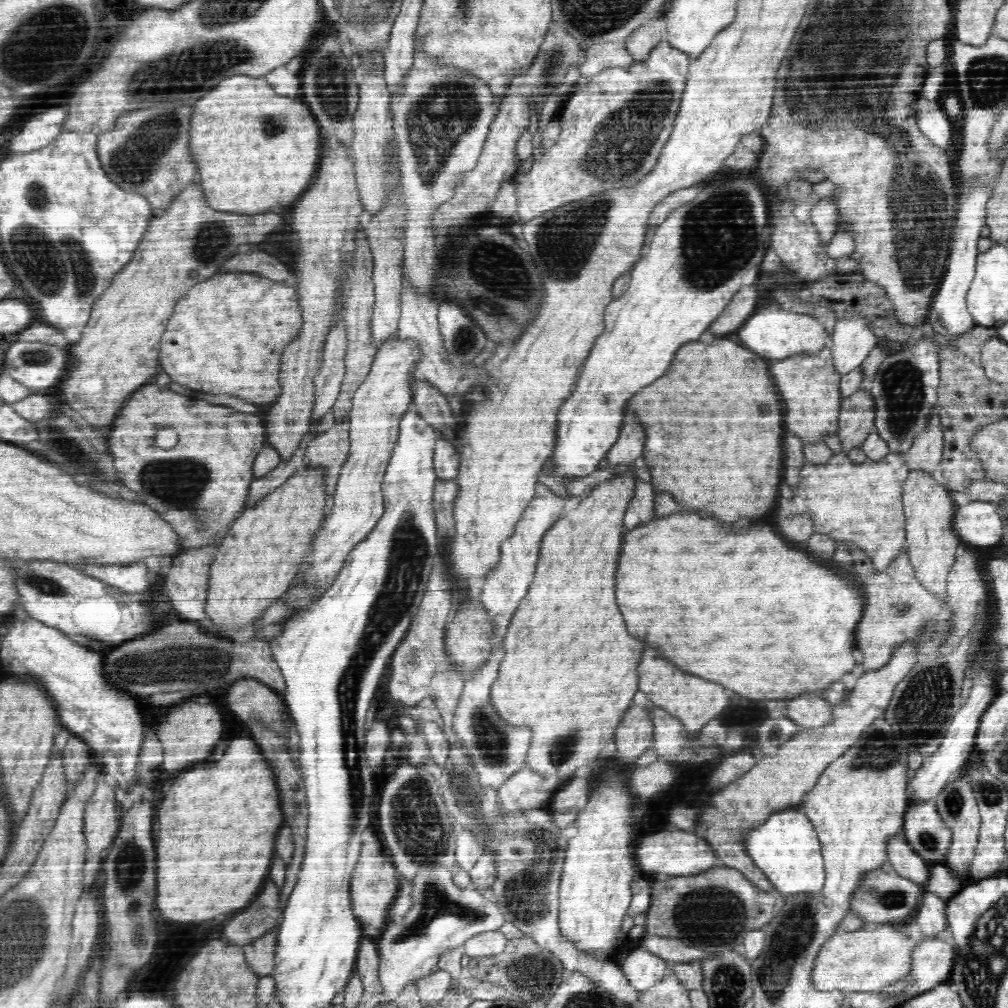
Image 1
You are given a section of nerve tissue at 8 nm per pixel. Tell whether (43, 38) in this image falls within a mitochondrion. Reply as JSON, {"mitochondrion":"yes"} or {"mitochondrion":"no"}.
{"mitochondrion":"yes"}

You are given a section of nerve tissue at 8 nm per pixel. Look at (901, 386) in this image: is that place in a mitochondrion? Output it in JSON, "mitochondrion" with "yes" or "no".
{"mitochondrion":"yes"}

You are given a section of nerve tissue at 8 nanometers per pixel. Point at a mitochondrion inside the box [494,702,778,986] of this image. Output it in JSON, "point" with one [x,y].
{"point":[713,914]}

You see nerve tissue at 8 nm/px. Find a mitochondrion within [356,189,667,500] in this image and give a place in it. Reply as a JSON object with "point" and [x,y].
{"point":[502,277]}

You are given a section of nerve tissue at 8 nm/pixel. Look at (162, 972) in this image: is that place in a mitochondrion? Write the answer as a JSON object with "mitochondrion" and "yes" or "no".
{"mitochondrion":"no"}

